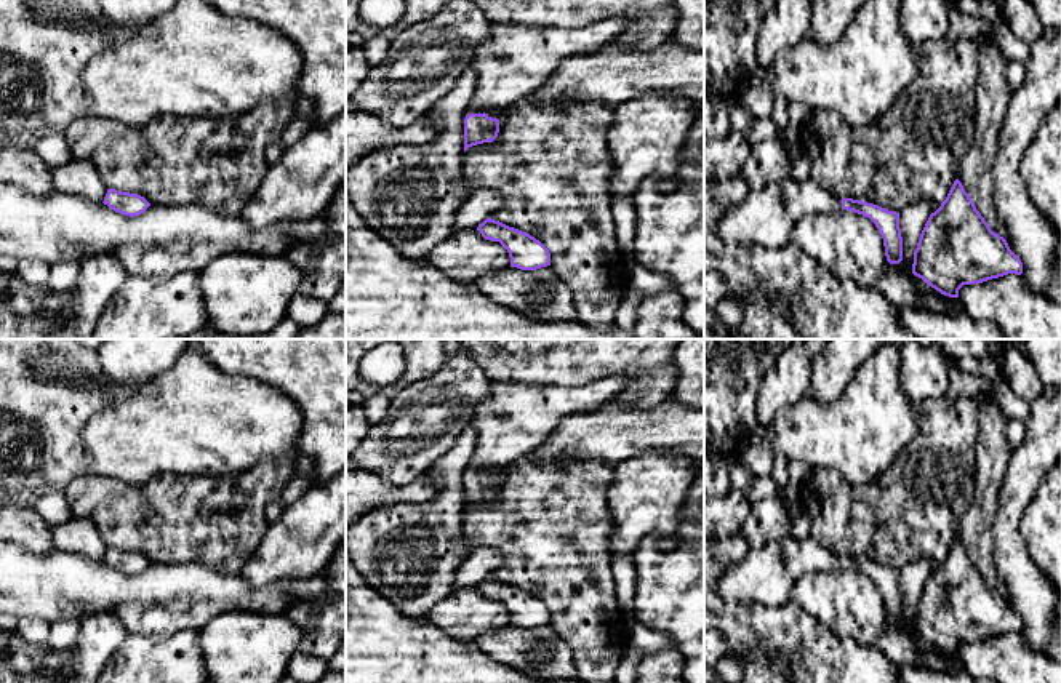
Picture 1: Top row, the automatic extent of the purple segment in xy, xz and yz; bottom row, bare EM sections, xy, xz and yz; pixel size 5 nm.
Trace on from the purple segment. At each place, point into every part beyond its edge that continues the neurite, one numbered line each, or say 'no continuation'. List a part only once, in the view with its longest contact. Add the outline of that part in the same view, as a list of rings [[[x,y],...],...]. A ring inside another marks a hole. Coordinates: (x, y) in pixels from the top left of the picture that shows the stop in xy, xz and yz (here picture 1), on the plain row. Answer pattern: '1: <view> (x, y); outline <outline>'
1: xz (512, 419); outline [[[611,376],[584,385],[488,381],[486,395],[474,408],[472,422],[477,430],[477,446],[469,472],[485,470],[488,475],[496,477],[520,456],[536,451],[563,419],[626,398],[629,385],[631,379],[626,376]]]

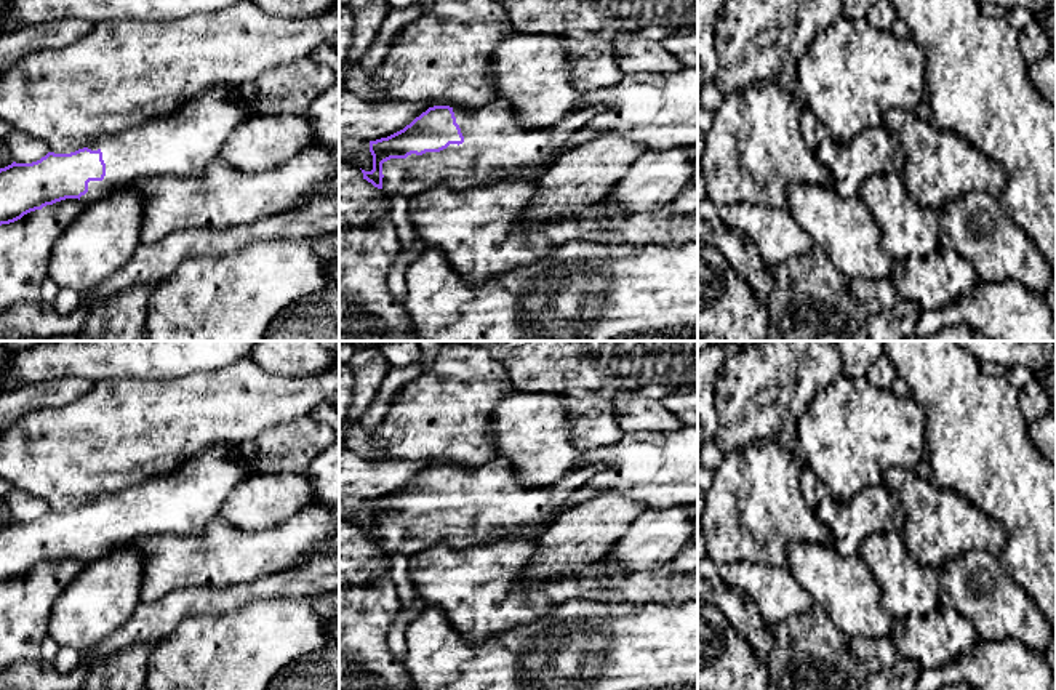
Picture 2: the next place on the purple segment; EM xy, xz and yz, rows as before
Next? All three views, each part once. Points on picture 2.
1: xz (496, 505); outline [[[496,456],[480,466],[453,466],[464,501],[384,520],[382,549],[410,557],[435,544],[474,548],[502,538],[541,535],[570,495],[598,469],[574,467],[552,485],[526,487],[506,458]]]

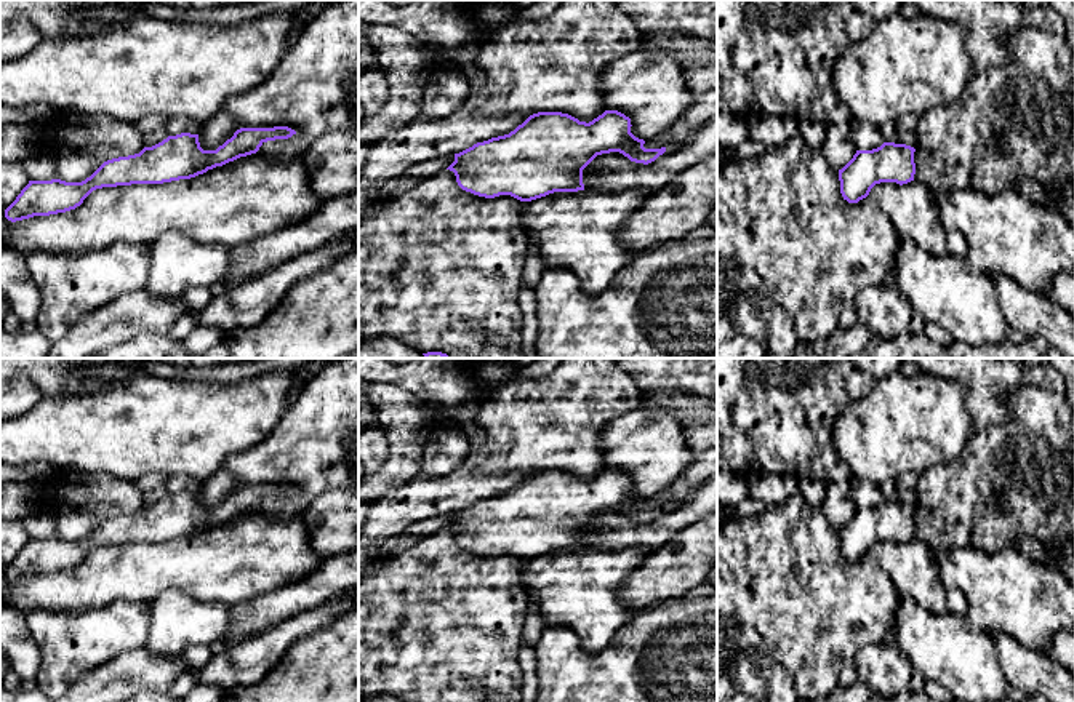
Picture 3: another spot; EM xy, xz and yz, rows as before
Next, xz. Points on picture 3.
no continuation

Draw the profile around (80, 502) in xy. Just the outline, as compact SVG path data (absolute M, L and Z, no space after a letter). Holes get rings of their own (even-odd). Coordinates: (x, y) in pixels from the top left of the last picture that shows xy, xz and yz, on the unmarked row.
M69 470L38 488L42 509L56 521L56 537L82 540L104 520L139 512L144 493L126 480Z

